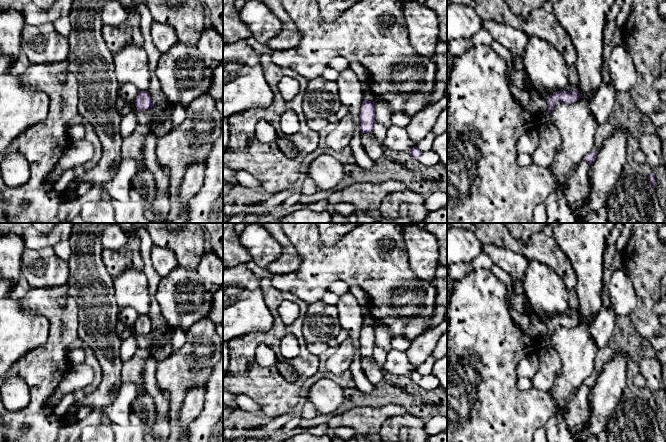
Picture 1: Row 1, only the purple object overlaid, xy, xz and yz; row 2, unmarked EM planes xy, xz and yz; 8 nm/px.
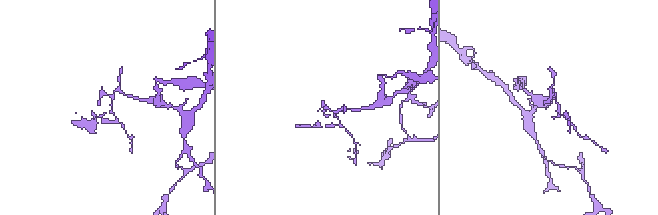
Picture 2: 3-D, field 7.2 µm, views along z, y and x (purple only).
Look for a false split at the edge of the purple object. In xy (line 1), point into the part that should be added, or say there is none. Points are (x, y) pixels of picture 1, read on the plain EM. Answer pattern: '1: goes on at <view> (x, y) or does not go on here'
1: does not go on here

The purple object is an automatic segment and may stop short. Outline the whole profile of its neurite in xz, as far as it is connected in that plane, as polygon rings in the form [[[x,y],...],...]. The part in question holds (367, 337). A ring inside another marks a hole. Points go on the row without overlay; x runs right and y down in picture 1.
[[[364,323],[361,328],[359,345],[362,357],[372,357],[373,355],[375,347],[374,326],[375,325],[368,325]]]

